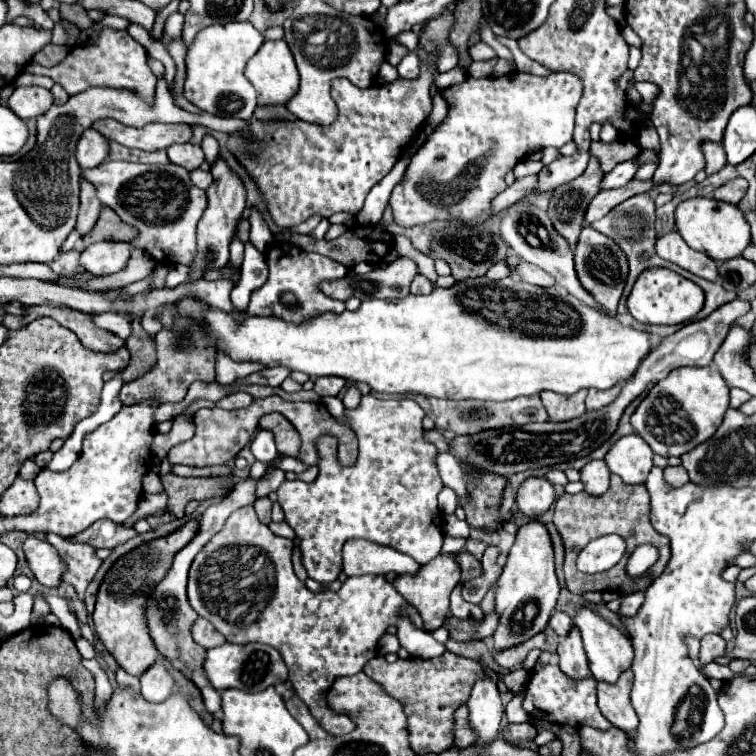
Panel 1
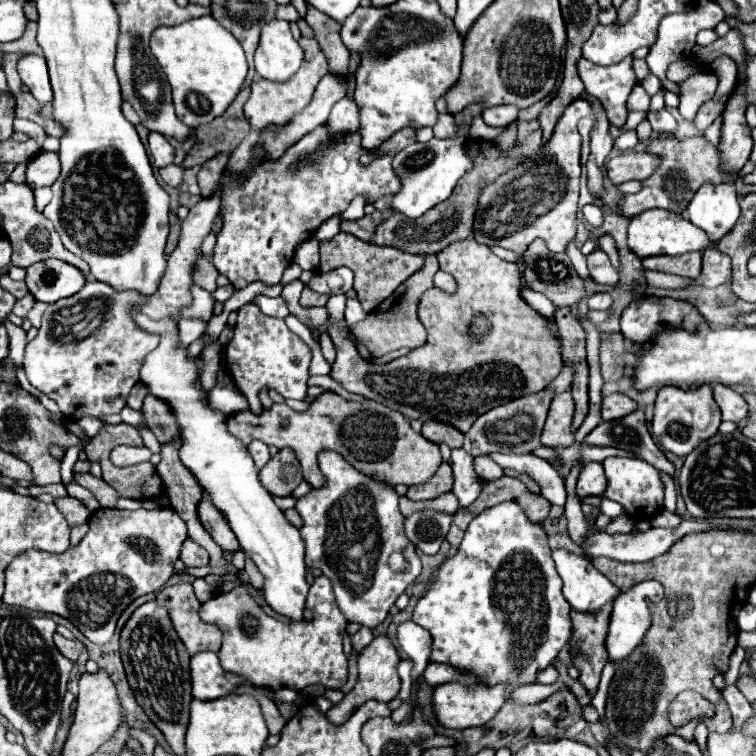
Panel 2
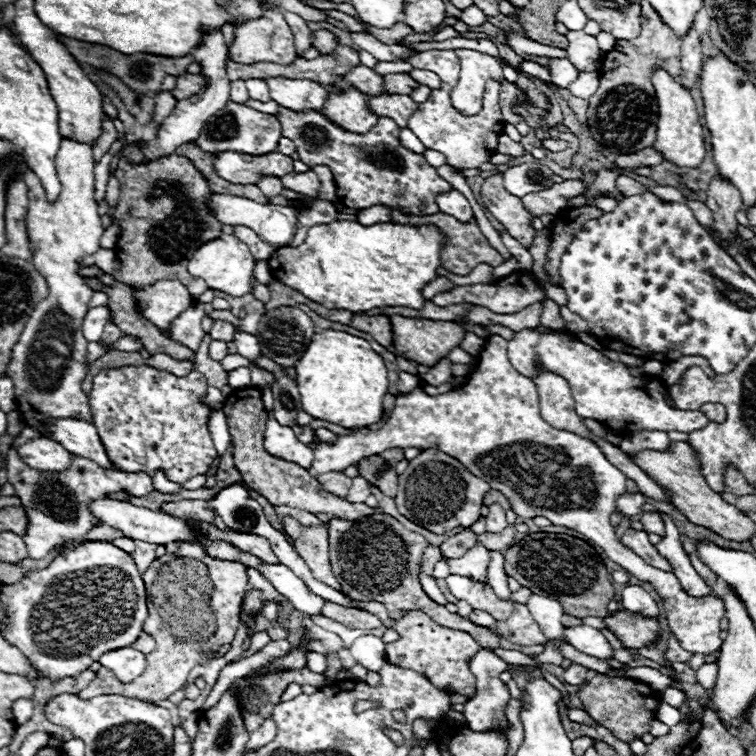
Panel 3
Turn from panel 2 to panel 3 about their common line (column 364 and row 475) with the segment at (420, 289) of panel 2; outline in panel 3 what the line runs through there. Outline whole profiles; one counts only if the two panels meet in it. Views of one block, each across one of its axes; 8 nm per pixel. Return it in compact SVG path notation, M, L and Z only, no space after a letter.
M326 472L316 478L322 486L322 490L344 498L348 494L348 488L352 486L352 478L348 478L344 472Z

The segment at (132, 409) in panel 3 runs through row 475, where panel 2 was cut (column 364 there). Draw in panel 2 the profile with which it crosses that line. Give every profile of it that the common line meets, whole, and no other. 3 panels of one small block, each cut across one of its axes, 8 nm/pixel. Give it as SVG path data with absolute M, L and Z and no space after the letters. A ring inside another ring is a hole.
M320 124L312 132L304 134L296 144L292 144L278 160L256 158L252 172L248 172L248 176L242 182L232 180L232 176L226 178L220 202L220 214L224 224L214 248L214 266L238 290L254 280L262 280L264 284L278 284L282 280L284 268L294 258L296 246L304 240L310 240L322 222L344 212L356 196L364 196L368 204L374 204L382 196L394 196L396 192L400 192L400 176L392 170L392 158L410 144L416 144L414 128L402 128L396 134L392 134L386 142L382 142L378 148L366 150L362 148L362 136L358 130L352 134L344 134L344 138L340 138L332 136L326 124ZM362 154L376 154L376 160L364 166L360 164Z

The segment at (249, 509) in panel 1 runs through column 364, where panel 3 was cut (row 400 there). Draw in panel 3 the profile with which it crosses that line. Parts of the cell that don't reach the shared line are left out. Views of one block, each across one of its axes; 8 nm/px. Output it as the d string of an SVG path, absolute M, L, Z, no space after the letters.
M530 328L514 332L508 342L508 356L514 368L528 376L536 378L536 364L546 372L554 372L568 380L570 392L576 402L576 412L582 418L592 418L604 422L618 432L634 432L634 430L678 430L692 432L700 430L708 424L706 416L700 410L678 410L670 408L664 402L664 382L652 376L630 376L624 364L606 358L602 352L582 344L572 333L550 332L538 334Z

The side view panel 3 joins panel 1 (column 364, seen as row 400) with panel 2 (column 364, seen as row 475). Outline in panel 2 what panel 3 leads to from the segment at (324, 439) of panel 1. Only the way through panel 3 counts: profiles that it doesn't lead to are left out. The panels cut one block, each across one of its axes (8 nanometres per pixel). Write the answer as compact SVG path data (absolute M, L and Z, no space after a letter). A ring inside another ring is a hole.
M348 298L345 308L345 320L350 328L354 328L356 324L364 322L368 314L362 310L362 306L357 298ZM322 450L318 454L318 466L326 480L324 486L296 502L296 510L304 520L300 536L306 546L306 566L320 568L330 578L336 604L348 622L374 628L388 616L396 598L422 570L416 548L404 532L406 518L398 508L400 496L388 482L378 482L354 470L334 450ZM374 526L380 528L378 542L376 548L366 552L364 540Z

